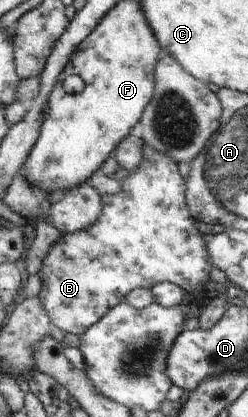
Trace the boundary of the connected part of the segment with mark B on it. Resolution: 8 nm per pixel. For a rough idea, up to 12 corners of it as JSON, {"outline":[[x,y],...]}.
{"outline":[[178,162],[144,164],[37,273],[52,324],[86,334],[170,281],[201,301],[208,240]]}

